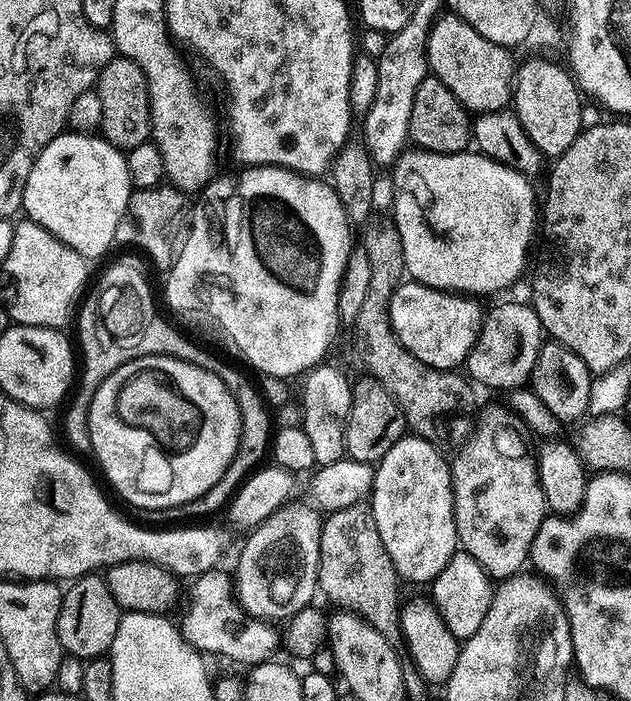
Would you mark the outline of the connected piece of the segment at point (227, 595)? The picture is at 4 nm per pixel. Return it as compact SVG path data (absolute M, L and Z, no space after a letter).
M223 567L211 568L209 572L195 577L191 581L192 598L188 602L188 610L184 614L182 631L184 637L201 654L213 652L216 656L229 656L240 664L255 666L273 659L272 656L282 644L282 636L275 632L273 625L266 620L249 618L236 599L234 580L222 570Z

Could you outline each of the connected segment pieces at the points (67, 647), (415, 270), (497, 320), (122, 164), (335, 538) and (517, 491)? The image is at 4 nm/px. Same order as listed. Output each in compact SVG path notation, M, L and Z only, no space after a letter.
M100 574L77 576L63 589L58 614L58 638L60 647L69 656L77 656L82 661L93 660L95 656L111 653L114 634L118 634L118 626L122 609L114 602L114 594L110 594L107 579Z
M423 150L401 151L395 164L391 165L390 175L394 186L394 202L390 209L390 219L395 222L398 238L402 238L404 271L415 283L425 284L428 288L437 288L443 292L471 294L476 298L485 298L491 292L500 292L508 288L524 272L524 263L528 260L528 243L532 240L532 231L538 228L538 196L532 193L533 181L518 170L506 166L497 160L483 156L478 150L463 152L426 152Z
M531 303L500 304L492 309L489 307L466 361L466 369L468 368L469 372L467 375L477 385L485 384L488 388L513 390L525 387L531 381L532 371L540 353L542 341L536 336L539 324L540 319Z
M65 130L55 136L38 154L30 170L30 178L26 178L22 212L27 219L50 230L54 238L70 246L78 255L95 262L99 256L107 254L111 244L117 243L116 231L124 220L126 206L133 191L128 173L128 157L121 149L115 148L109 140L99 134Z
M367 503L327 513L321 526L317 582L322 596L336 604L332 606L353 612L374 626L374 630L378 630L386 642L394 646L404 644L404 632L400 629L402 584L394 570L394 562L390 562L390 554L386 554L386 546L382 546L382 534L378 534L374 514Z
M503 403L492 404L489 408L479 409L478 419L467 440L460 445L451 457L452 493L454 494L454 522L456 539L459 547L482 566L493 581L507 580L517 575L523 564L529 563L532 555L532 543L546 519L547 502L544 500L543 488L539 480L539 466L534 448L528 445L530 439L524 424L511 408Z

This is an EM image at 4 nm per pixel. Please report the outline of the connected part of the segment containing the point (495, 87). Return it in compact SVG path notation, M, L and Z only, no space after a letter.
M441 14L436 17L428 35L428 71L433 76L437 76L458 98L458 102L463 108L467 108L469 113L479 114L482 112L503 112L513 103L514 81L516 78L517 61L512 61L513 53L507 48L498 46L498 42L490 42L490 38L482 38L474 26L470 26L462 17L451 14Z

